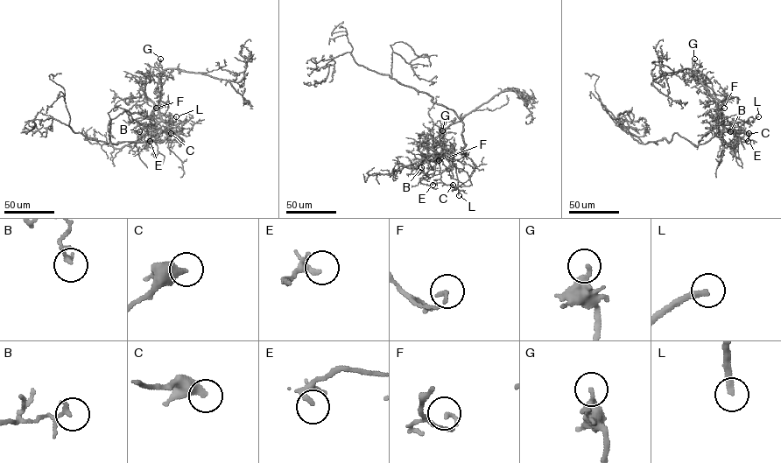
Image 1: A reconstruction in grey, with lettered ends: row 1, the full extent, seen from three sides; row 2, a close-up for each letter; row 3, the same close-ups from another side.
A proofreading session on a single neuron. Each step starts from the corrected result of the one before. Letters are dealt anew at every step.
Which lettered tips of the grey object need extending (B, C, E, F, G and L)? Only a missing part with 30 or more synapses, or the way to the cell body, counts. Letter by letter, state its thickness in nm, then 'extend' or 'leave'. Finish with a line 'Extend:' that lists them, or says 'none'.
B: calibre 150 nm; leave
C: calibre 480 nm; leave
E: calibre 150 nm; leave
F: calibre 180 nm; leave
G: calibre 240 nm; leave
L: calibre 280 nm; extend
Extend: L

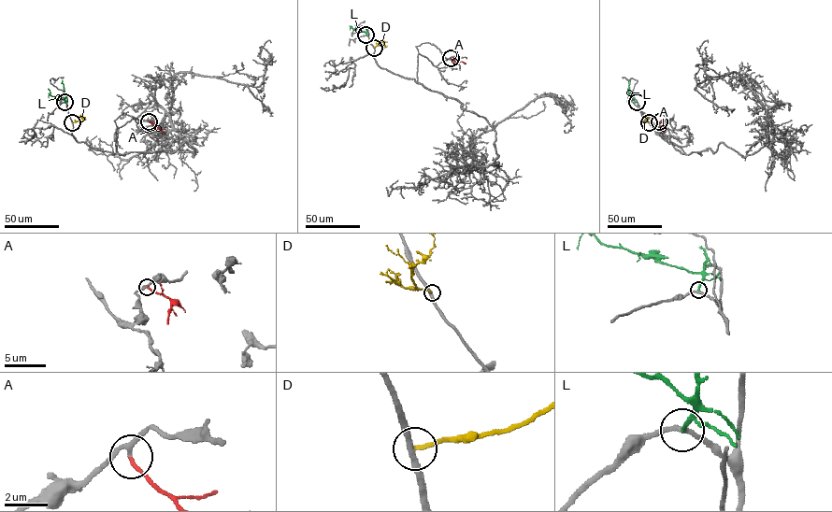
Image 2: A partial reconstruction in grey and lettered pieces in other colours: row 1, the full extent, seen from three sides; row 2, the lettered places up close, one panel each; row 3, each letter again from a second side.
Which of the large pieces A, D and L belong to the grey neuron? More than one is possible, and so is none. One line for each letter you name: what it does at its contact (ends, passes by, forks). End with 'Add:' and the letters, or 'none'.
A: it ends there
Add: A

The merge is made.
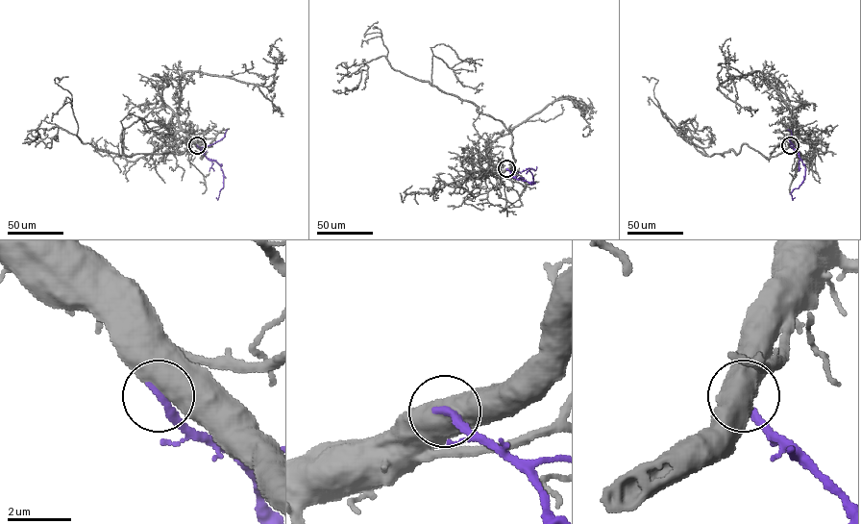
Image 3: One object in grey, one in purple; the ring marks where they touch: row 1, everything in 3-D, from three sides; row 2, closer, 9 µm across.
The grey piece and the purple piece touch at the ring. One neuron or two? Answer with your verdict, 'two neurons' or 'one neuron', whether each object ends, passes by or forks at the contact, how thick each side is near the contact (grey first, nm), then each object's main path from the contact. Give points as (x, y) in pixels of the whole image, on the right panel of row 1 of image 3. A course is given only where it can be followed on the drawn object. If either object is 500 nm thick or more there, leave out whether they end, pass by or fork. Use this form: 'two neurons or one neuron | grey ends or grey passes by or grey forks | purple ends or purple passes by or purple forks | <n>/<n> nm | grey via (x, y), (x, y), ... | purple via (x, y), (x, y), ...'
one neuron | 750/280 nm | grey via (790, 145), (769, 158), (745, 143), (737, 154), (703, 155), (676, 135), (686, 125), (696, 145), (712, 139) | purple via (790, 145), (805, 167), (804, 180), (790, 193), (792, 199), (795, 197)

